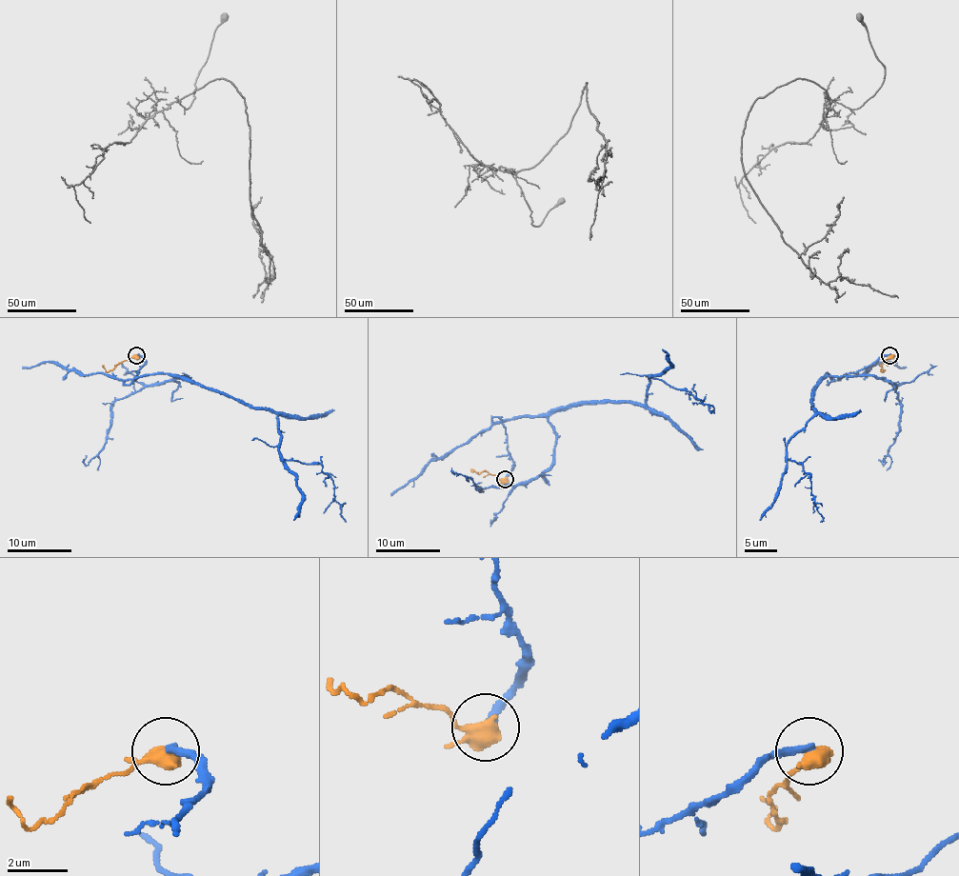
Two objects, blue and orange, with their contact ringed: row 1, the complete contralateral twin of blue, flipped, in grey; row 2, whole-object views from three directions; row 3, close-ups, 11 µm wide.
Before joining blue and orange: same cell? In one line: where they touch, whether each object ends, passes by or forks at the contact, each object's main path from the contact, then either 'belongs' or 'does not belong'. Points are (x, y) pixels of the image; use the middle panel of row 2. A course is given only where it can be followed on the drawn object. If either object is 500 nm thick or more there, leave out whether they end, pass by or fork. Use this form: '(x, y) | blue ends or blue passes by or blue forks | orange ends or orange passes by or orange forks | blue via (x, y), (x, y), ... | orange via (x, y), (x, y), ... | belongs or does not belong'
(505, 479) | blue ends | orange passes by | blue via (505, 480), (513, 460), (505, 420), (583, 404), (641, 404), (648, 376), (690, 392), (713, 410) | orange via (505, 480), (471, 468) | does not belong

